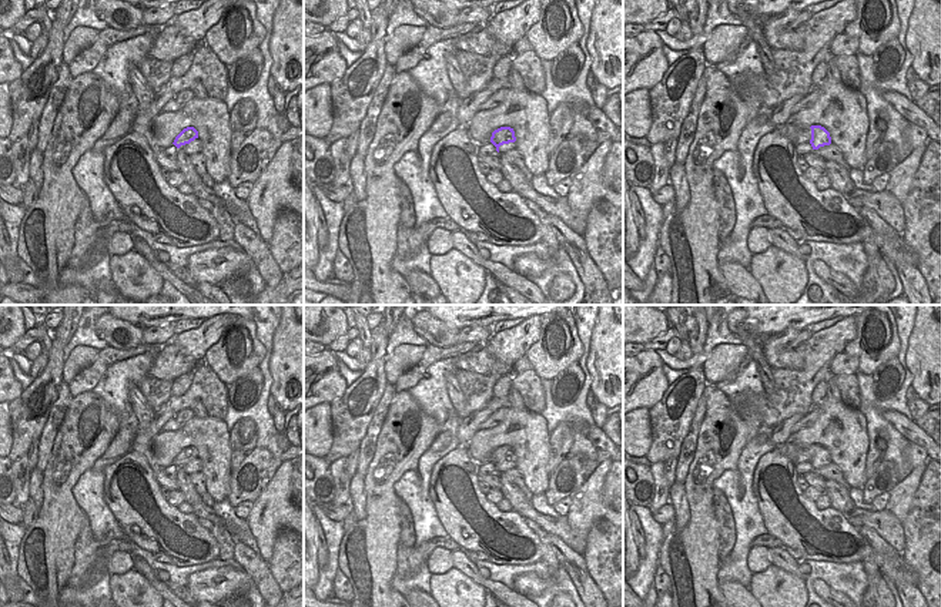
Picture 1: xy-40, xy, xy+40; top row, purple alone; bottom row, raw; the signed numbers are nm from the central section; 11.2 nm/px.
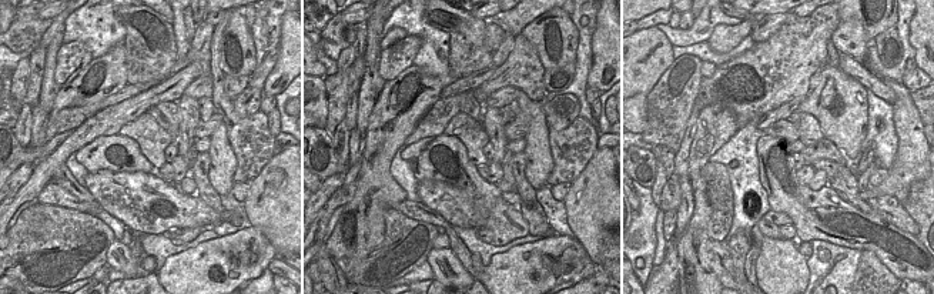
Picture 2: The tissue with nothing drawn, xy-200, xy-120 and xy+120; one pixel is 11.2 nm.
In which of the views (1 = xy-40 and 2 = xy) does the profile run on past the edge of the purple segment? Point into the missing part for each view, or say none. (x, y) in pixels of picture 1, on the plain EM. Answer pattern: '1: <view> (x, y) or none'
1: xy-40 (196, 465)
2: xy (506, 466)

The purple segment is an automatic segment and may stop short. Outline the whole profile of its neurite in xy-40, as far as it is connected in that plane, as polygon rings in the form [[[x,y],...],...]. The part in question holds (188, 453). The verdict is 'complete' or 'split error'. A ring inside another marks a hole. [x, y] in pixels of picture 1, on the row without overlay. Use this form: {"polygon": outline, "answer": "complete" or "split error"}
{"polygon": [[[194,446],[184,447],[173,462],[177,467],[182,467],[185,473],[197,473],[202,469],[202,462],[198,459],[198,450]]], "answer": "split error"}

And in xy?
{"polygon": [[[500,446],[492,452],[490,462],[496,466],[499,473],[516,467],[515,450],[510,446]]], "answer": "split error"}

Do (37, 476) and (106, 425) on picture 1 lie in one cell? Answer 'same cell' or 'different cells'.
different cells

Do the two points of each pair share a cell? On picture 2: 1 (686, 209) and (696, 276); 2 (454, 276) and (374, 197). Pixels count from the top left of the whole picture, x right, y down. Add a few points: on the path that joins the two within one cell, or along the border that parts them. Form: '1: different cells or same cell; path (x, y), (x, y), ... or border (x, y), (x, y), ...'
1: different cells; border (692, 189), (693, 214), (678, 240), (676, 253)
2: different cells; border (432, 247), (425, 260)

